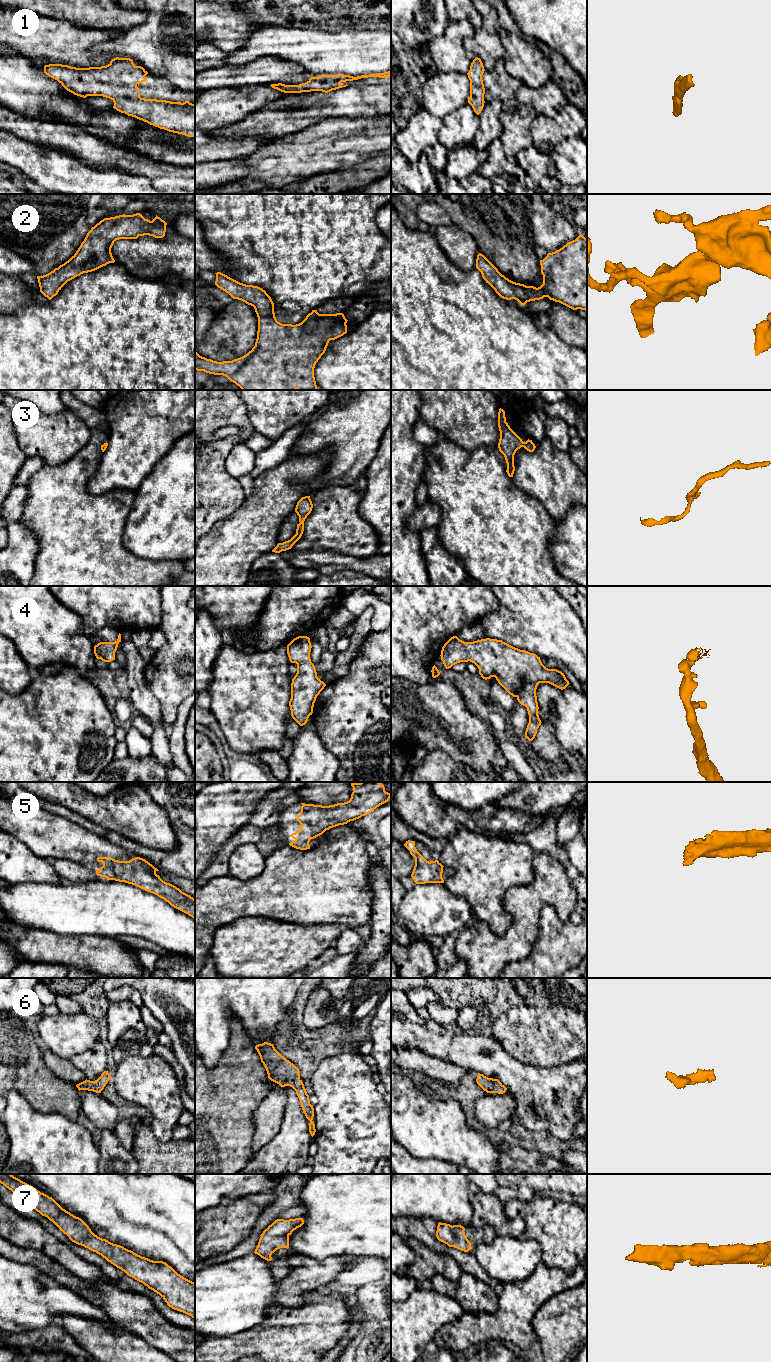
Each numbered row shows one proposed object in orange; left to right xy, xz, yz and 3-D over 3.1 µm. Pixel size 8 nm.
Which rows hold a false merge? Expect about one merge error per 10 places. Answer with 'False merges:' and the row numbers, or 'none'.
False merges: none

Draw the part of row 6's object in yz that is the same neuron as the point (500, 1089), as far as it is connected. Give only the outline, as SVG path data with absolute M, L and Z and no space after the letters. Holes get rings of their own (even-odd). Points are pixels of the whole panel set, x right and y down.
M480 1073L477 1075L476 1082L487 1093L503 1094L507 1090L498 1079L488 1078Z

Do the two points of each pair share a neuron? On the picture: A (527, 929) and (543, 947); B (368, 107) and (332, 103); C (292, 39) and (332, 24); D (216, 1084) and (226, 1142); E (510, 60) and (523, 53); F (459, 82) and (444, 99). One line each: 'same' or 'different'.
A: different
B: same
C: different
D: same
E: same
F: same

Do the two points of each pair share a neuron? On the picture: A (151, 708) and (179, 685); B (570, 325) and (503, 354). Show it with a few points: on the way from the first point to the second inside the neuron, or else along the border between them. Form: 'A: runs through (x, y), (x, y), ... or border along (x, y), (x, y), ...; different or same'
A: border along (145, 682), (159, 703), (160, 719), (164, 724); different
B: border along (547, 324), (563, 340), (574, 345); different

